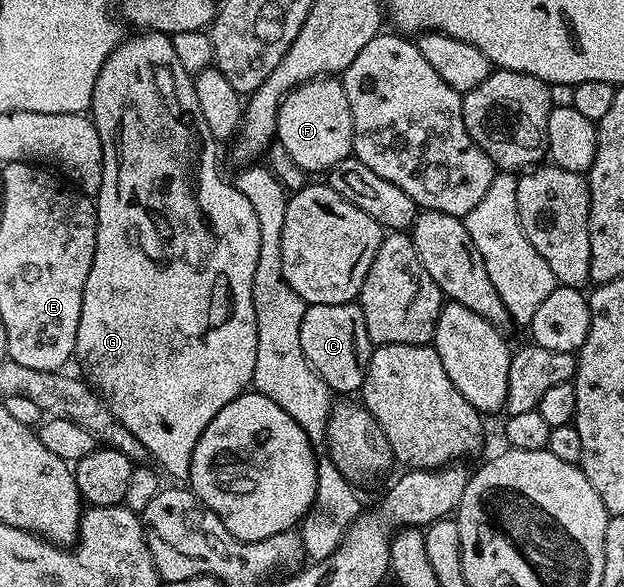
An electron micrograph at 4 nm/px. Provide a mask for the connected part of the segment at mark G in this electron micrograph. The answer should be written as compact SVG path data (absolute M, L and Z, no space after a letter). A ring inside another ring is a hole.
M150 31L136 34L135 38L126 38L120 42L119 46L111 53L109 59L101 67L101 71L97 75L97 83L94 84L93 99L89 110L90 116L95 124L97 133L100 136L101 147L103 148L103 174L101 175L101 187L98 196L94 198L95 202L95 250L93 251L93 267L89 267L89 279L85 279L85 291L81 299L81 323L77 323L77 343L75 344L75 357L78 360L83 360L83 373L87 384L91 389L97 391L102 397L104 404L107 405L108 411L118 419L125 427L129 427L129 431L133 431L133 435L137 435L140 443L147 448L150 460L155 460L154 464L158 466L164 474L168 473L171 477L176 477L176 482L183 483L191 476L191 460L193 459L193 447L197 447L197 439L201 439L201 435L205 431L205 427L209 427L209 423L213 423L217 411L221 411L221 407L225 407L229 403L233 403L233 399L237 399L243 393L248 392L251 380L253 379L253 367L257 367L257 315L253 307L253 275L257 271L257 255L261 251L261 230L257 227L257 215L253 211L249 199L245 199L245 195L241 195L241 191L237 191L234 184L230 180L227 181L219 174L219 157L215 154L217 142L215 136L209 131L208 124L205 123L204 115L201 114L201 105L197 100L194 78L181 63L180 56L177 55L174 40L163 33L152 33Z

